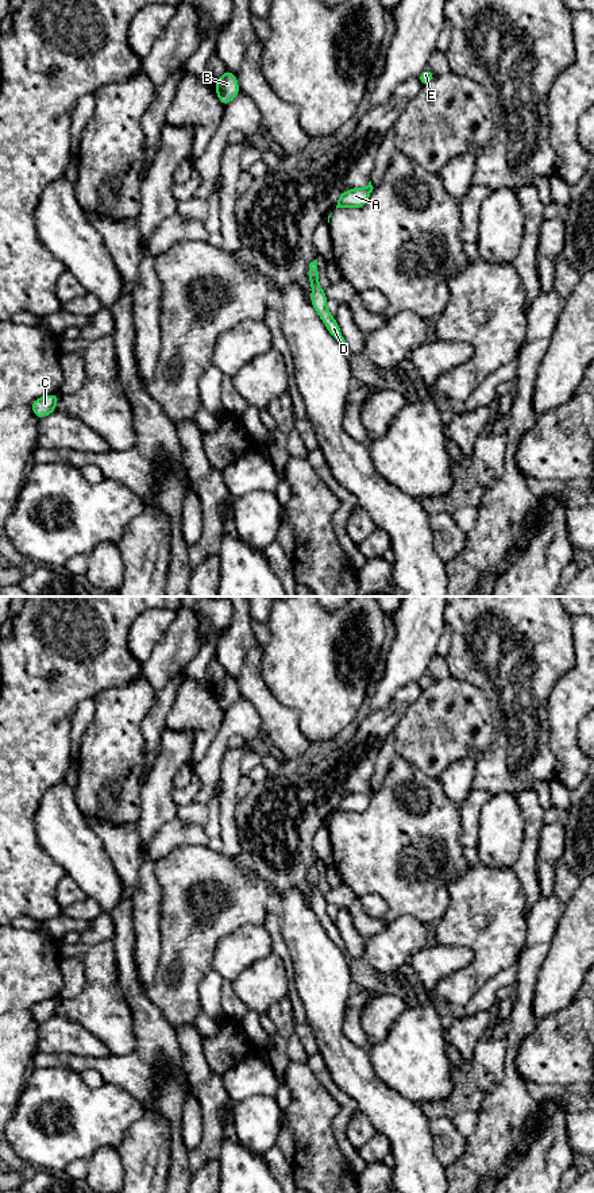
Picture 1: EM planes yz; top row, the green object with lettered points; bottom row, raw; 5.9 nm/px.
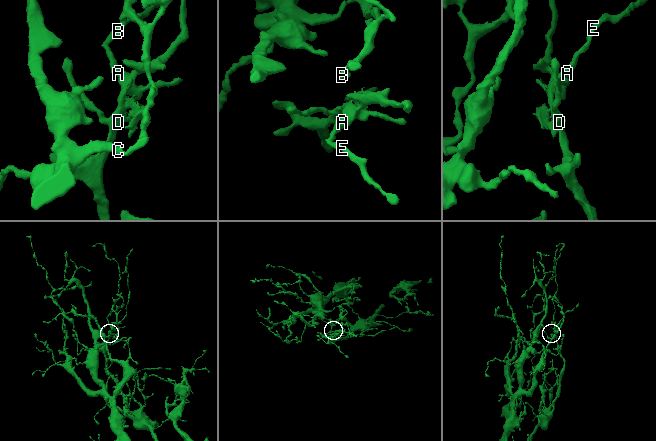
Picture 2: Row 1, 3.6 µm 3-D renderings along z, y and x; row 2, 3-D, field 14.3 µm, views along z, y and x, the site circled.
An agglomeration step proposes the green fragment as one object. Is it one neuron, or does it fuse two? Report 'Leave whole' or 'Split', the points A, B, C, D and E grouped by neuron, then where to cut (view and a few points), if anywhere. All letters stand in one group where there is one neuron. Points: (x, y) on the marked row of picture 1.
Leave whole. Groups: A B C D E. No split

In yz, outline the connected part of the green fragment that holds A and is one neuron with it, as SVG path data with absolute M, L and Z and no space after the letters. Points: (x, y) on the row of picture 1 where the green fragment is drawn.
M371 181L364 188L351 188L338 196L338 208L362 208L369 201L373 192Z

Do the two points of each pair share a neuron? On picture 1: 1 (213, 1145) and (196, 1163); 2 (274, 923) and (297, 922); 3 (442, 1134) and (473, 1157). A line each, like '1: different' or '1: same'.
1: same
2: different
3: different

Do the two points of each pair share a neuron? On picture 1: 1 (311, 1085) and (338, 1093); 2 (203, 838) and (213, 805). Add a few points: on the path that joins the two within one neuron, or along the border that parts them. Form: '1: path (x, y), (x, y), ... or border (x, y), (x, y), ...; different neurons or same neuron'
1: border (308, 1062), (313, 1076), (339, 1107), (334, 1120); different neurons
2: border (204, 829), (211, 838); different neurons

